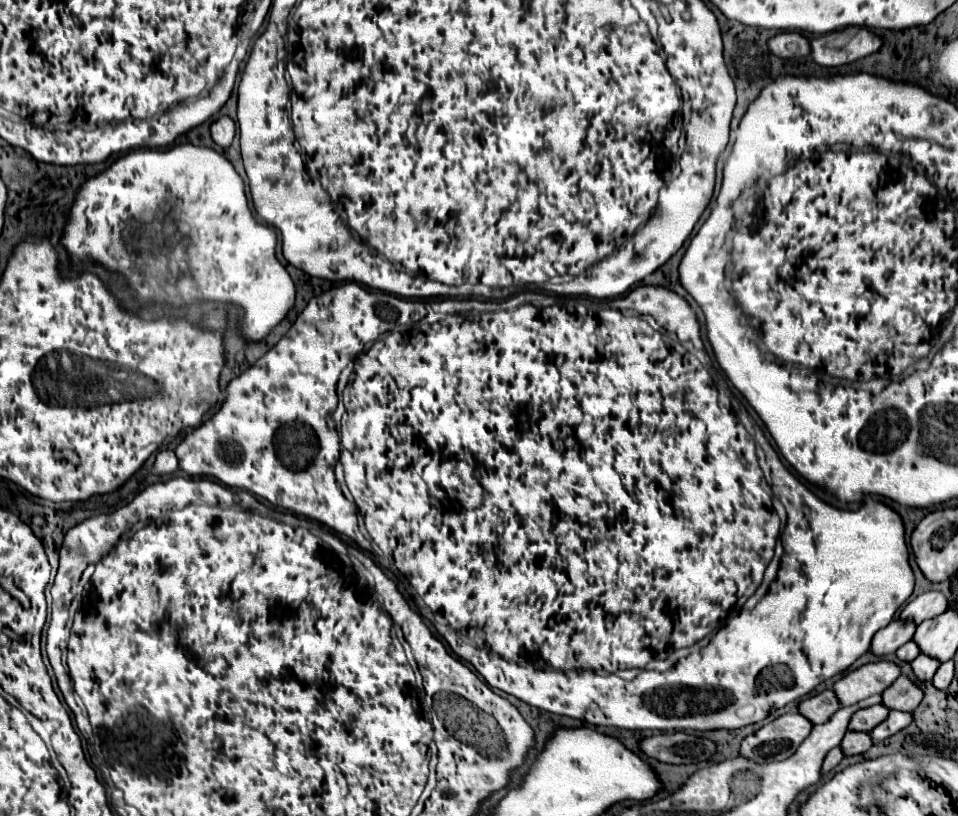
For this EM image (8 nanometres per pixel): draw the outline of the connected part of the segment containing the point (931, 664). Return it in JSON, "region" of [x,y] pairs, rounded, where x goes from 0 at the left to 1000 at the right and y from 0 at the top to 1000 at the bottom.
{"region":[[[962,801],[956,809],[952,809],[952,819],[960,833],[971,833],[979,821],[979,816],[981,816],[981,809],[973,809],[971,804],[962,804]]]}

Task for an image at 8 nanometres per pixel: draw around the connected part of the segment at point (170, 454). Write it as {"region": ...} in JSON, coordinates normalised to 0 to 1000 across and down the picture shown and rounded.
{"region":[[[167,551],[165,559],[163,559],[163,566],[161,566],[161,574],[165,581],[180,581],[186,576],[186,564],[184,564],[184,556],[182,551]]]}

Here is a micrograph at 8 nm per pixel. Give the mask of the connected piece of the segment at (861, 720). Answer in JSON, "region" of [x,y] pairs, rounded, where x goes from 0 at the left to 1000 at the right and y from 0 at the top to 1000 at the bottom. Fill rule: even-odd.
{"region":[[[912,863],[908,868],[896,870],[889,882],[887,882],[887,895],[898,895],[898,897],[906,897],[910,892],[914,892],[914,887],[919,887],[923,880],[927,880],[929,868],[923,868],[923,863]]]}

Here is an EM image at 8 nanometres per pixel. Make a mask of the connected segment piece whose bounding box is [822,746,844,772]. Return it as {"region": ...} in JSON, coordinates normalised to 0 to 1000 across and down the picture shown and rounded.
{"region":[[[877,914],[868,917],[868,919],[864,922],[864,926],[862,926],[862,931],[860,931],[860,941],[858,941],[858,946],[868,944],[868,941],[879,931],[879,929],[881,929],[881,922],[877,922]]]}

